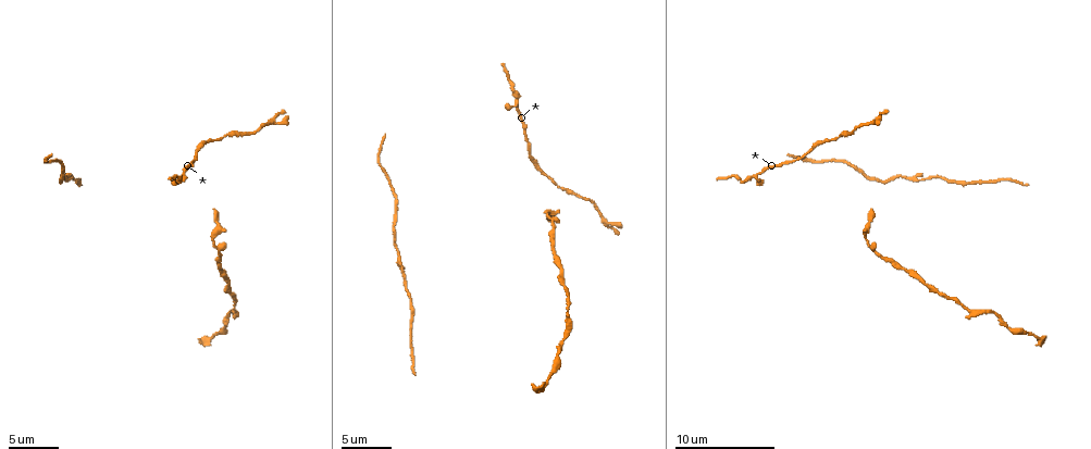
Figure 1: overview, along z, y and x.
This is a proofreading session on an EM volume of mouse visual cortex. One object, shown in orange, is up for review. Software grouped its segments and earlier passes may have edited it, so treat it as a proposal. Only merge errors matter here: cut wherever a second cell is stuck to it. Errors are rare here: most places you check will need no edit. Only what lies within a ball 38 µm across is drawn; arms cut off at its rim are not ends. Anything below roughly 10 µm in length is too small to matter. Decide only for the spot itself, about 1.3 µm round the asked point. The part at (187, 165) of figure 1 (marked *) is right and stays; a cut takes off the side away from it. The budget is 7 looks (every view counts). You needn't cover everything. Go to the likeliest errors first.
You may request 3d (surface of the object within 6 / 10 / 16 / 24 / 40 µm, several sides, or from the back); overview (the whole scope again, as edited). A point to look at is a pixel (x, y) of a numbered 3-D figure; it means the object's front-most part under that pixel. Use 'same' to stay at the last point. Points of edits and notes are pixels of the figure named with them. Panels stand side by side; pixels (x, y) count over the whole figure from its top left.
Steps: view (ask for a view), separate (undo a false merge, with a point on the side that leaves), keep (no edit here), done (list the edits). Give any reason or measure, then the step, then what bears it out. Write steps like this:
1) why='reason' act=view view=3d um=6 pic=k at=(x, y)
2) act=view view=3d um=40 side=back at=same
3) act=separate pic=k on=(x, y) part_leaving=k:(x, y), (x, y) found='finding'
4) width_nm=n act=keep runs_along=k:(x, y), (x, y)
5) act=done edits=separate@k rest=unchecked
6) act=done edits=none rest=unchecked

why='sudden change in width' act=view view=3d um=10 pic=1 at=(218, 253)

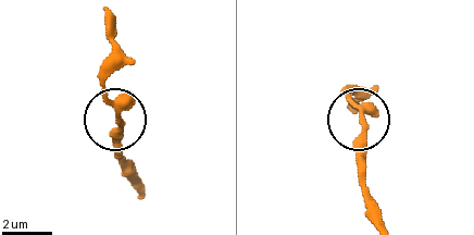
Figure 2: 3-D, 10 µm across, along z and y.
act=keep found='all the same cell'

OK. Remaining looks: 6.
why='thick turns thin' act=view view=3d um=10 pic=1 at=(826, 140)

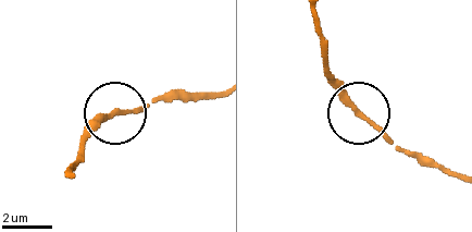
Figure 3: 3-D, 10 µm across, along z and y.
width_nm=200 act=keep runs_along=3:(312, 14), (328, 76), (354, 108), (420, 161) found='all the same cell'

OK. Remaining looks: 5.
why='thick turns thin' act=view view=3d um=6 pic=1 at=(213, 212)

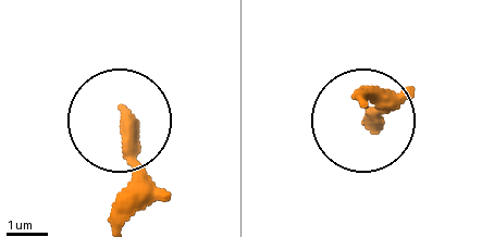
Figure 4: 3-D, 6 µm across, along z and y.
act=keep found='all the same cell'

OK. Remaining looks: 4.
act=done edits=none rest=unchecked

